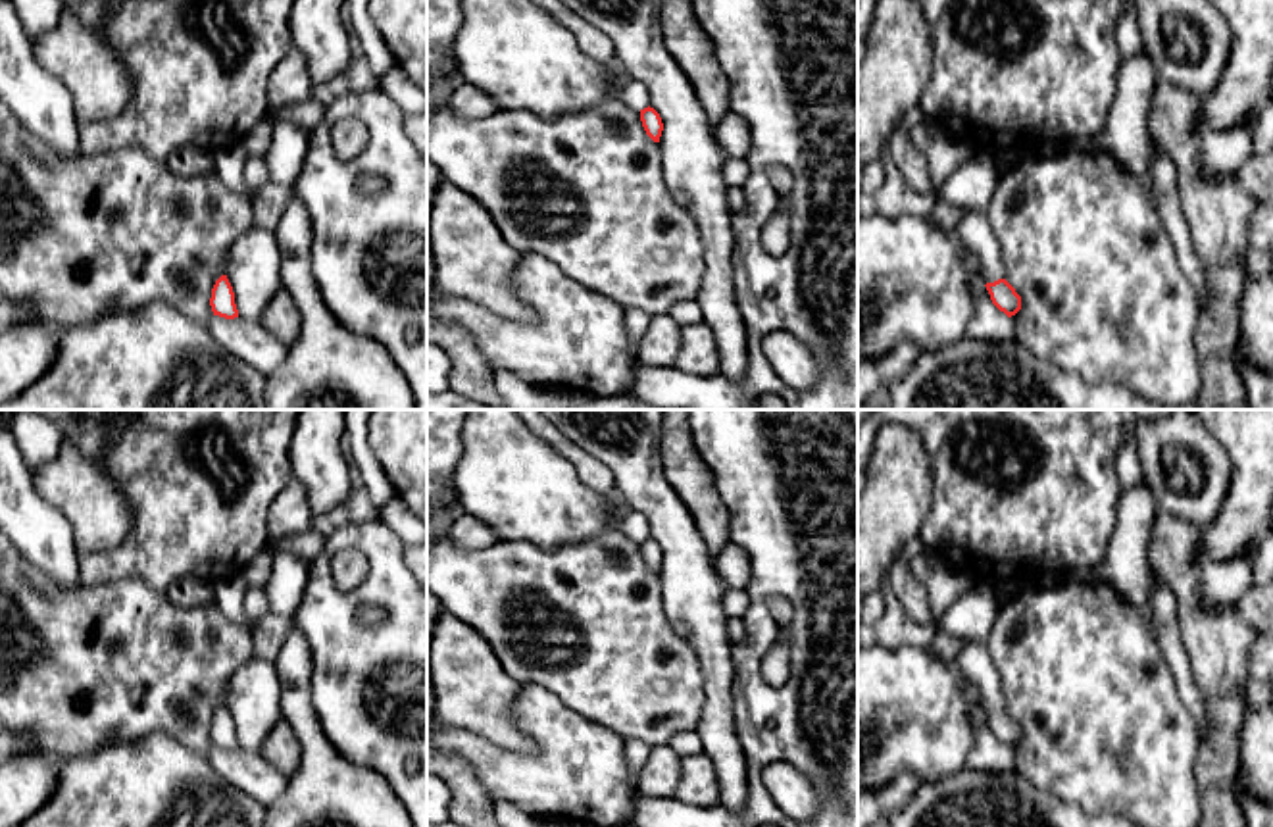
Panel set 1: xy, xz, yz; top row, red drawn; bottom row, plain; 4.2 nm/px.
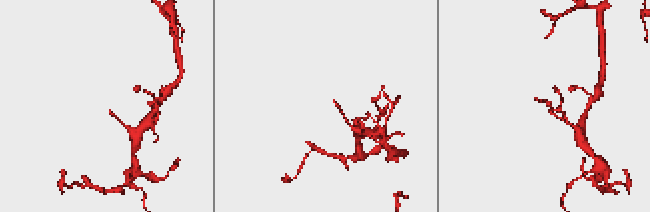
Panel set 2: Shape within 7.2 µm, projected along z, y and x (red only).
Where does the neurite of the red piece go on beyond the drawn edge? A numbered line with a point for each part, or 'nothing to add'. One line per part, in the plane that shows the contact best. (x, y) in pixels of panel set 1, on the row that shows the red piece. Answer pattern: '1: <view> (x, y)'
1: yz (973, 231)

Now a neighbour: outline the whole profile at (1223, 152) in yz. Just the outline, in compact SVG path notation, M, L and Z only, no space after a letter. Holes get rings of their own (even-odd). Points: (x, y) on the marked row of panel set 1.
M1252 115L1244 125L1206 133L1200 162L1208 179L1235 179L1252 154L1254 131L1258 115Z

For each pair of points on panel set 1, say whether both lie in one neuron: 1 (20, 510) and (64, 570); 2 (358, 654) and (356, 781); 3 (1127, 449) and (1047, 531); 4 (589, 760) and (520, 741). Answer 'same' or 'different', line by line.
1: same
2: different
3: different
4: different

